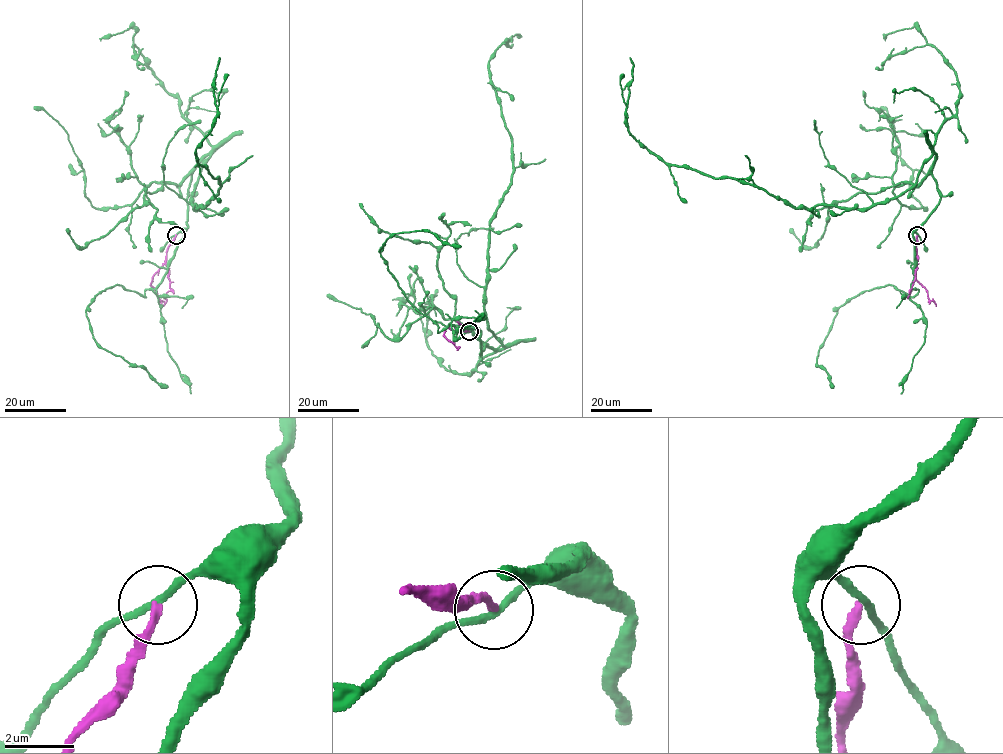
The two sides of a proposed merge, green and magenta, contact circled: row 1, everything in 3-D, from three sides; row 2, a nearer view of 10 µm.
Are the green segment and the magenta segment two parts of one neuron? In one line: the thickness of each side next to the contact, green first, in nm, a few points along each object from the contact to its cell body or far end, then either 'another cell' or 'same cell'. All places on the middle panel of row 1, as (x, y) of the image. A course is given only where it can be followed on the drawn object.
200/220 nm | green via (469, 332), (480, 332), (480, 354), (502, 348), (485, 288), (513, 150), (489, 65), (513, 43) | magenta via (469, 331), (445, 329), (444, 336), (458, 347) | another cell

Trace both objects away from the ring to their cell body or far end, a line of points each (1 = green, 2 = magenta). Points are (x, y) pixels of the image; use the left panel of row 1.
1: (176, 235), (187, 228), (192, 170), (209, 154), (194, 208), (220, 189), (196, 154), (216, 116), (220, 57)
2: (176, 235), (168, 248), (166, 262), (155, 274), (151, 285), (159, 299), (166, 302), (165, 298)

